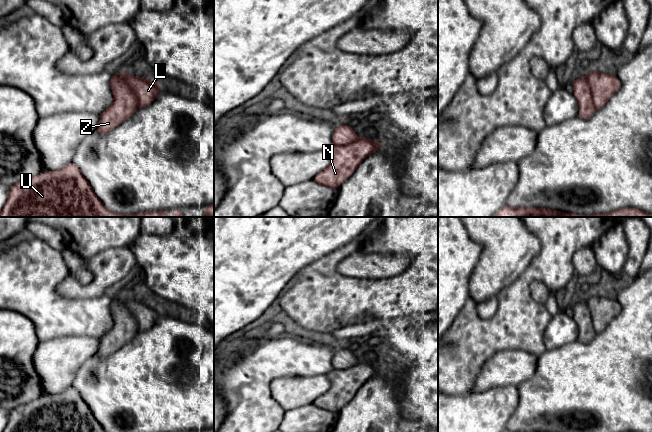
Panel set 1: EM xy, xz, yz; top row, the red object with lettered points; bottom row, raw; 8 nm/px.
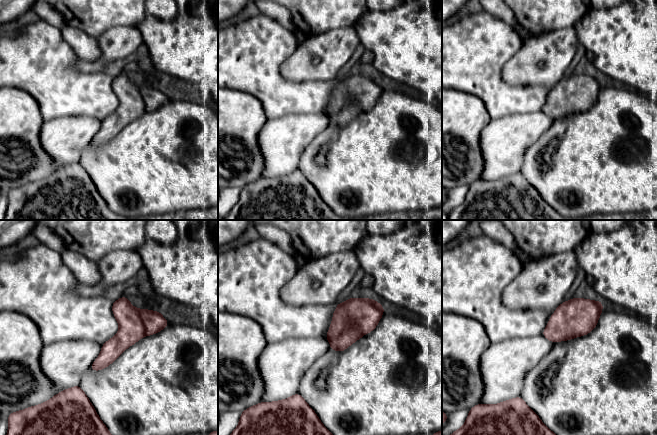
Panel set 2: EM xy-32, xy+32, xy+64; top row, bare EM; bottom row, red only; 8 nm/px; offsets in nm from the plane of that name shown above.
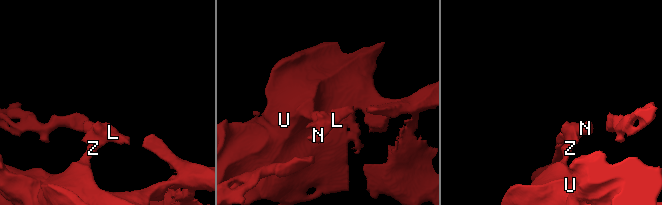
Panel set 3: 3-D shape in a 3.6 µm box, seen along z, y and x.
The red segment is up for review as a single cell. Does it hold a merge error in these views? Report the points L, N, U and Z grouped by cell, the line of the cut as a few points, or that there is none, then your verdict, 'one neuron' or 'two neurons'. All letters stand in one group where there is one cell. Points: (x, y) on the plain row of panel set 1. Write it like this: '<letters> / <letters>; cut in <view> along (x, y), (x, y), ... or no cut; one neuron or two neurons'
L N U Z; no cut; one neuron

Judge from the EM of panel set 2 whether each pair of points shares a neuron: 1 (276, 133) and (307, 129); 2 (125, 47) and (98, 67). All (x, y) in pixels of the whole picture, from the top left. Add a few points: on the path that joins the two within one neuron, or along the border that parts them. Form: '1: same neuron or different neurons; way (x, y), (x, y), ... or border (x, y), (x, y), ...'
1: same neuron; way (284, 133), (293, 133), (299, 130)
2: same neuron; way (114, 40), (108, 40), (103, 45), (103, 56)

